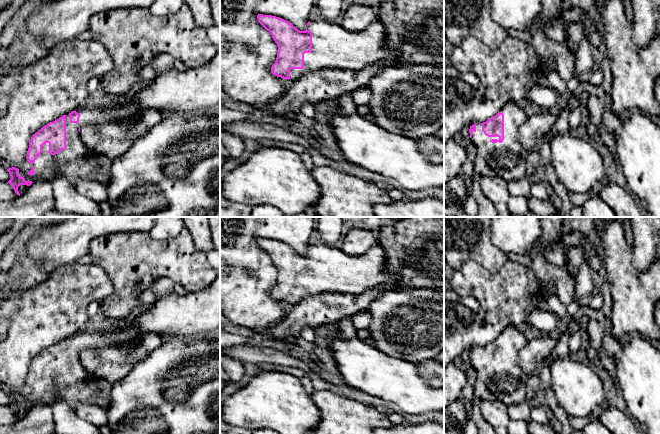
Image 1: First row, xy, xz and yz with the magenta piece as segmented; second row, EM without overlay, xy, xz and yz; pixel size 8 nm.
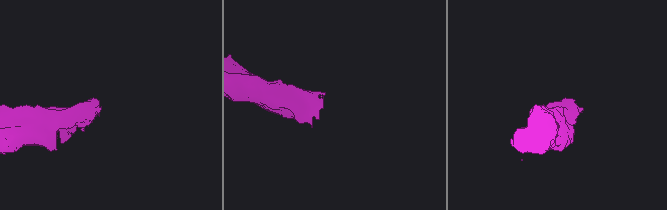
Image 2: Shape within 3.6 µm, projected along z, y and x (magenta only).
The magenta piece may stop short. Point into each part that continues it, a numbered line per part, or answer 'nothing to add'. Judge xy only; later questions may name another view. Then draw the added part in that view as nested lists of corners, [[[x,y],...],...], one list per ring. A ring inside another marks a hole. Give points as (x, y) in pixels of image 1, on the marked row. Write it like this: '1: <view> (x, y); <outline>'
1: xy (185, 92); [[[220,50],[217,51],[215,57],[207,64],[202,65],[197,68],[188,68],[185,71],[178,71],[175,68],[167,71],[156,71],[155,78],[150,80],[149,84],[143,88],[136,95],[136,110],[132,109],[132,106],[124,101],[122,103],[115,103],[115,105],[111,109],[87,109],[86,107],[81,107],[76,110],[77,113],[80,114],[78,123],[71,123],[69,114],[66,116],[66,149],[58,152],[55,155],[51,155],[49,151],[49,143],[46,143],[42,146],[42,153],[38,155],[38,158],[31,165],[34,168],[34,174],[28,175],[22,172],[18,172],[20,177],[24,177],[26,181],[36,181],[39,179],[45,179],[48,181],[52,181],[57,177],[63,177],[67,179],[69,182],[75,184],[75,182],[79,178],[88,178],[94,179],[97,173],[108,165],[108,161],[105,158],[94,152],[92,149],[88,148],[82,141],[82,138],[79,134],[79,129],[86,125],[93,125],[101,122],[126,122],[129,126],[134,125],[139,119],[139,112],[144,109],[155,109],[162,112],[164,115],[167,114],[180,114],[180,115],[188,115],[193,114],[195,112],[209,110],[214,108],[220,108]]]

